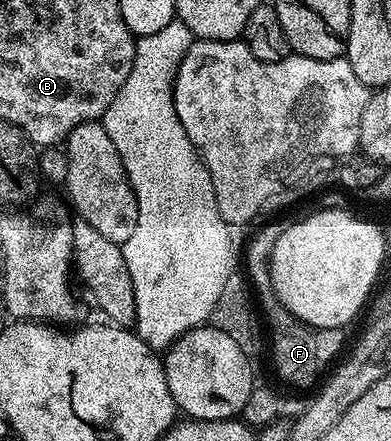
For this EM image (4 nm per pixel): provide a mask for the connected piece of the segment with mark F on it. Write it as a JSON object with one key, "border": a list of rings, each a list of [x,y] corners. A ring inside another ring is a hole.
{"border":[[[281,222],[266,223],[251,237],[250,244],[246,247],[246,275],[250,278],[248,287],[256,300],[257,310],[259,312],[262,310],[262,315],[270,326],[268,351],[270,349],[274,354],[274,367],[278,370],[279,377],[294,387],[312,386],[313,388],[319,382],[318,374],[326,366],[329,368],[343,354],[347,346],[345,335],[347,332],[340,327],[307,327],[278,300],[274,286],[270,283],[270,258],[276,241],[280,241],[282,228]],[[342,346],[344,346],[343,351]]]}

